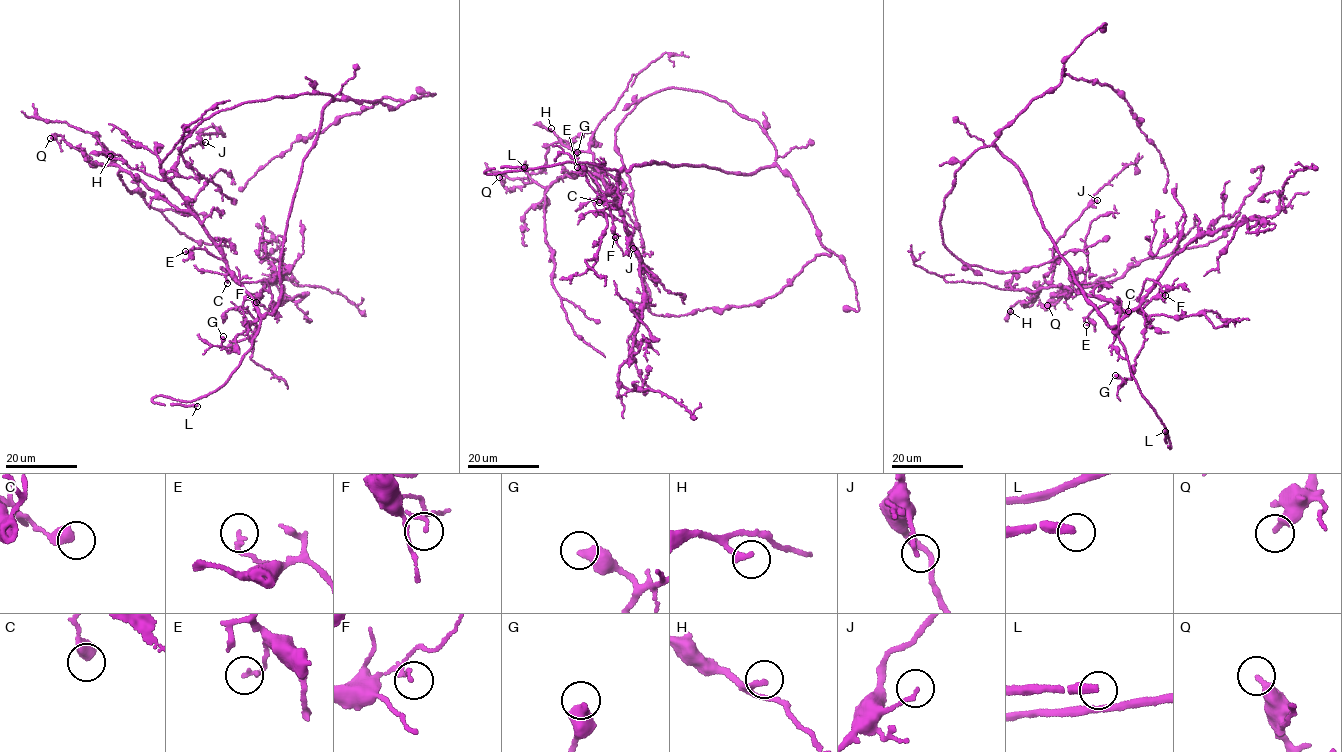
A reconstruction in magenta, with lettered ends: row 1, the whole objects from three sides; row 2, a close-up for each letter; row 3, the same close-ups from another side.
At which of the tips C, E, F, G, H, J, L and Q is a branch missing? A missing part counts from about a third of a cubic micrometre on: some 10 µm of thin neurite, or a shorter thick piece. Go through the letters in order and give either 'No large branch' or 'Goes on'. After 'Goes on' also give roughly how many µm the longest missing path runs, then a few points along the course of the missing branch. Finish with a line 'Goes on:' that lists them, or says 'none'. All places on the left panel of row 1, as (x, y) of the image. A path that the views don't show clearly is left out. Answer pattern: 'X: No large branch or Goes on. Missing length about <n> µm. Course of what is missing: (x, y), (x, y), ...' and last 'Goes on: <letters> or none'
C: No large branch
E: No large branch
F: No large branch
G: No large branch
H: No large branch
J: No large branch
L: Goes on. Missing length about 20 µm
Q: No large branch
Goes on: L

